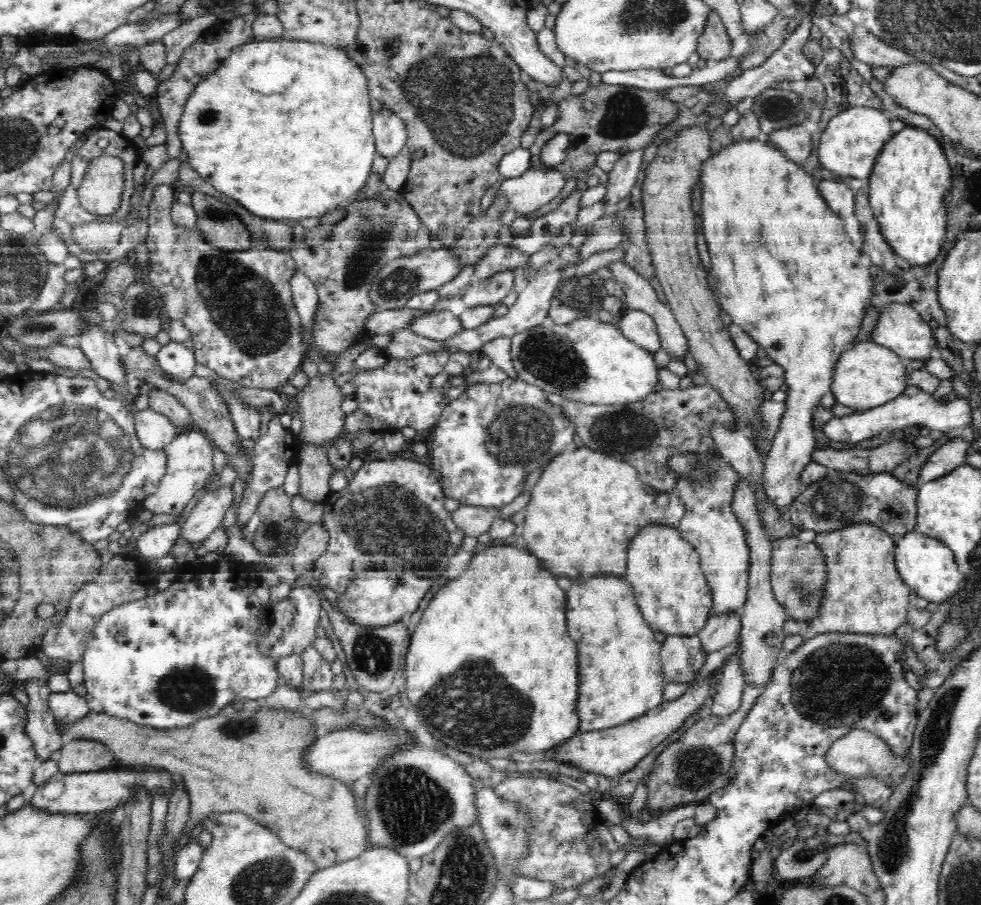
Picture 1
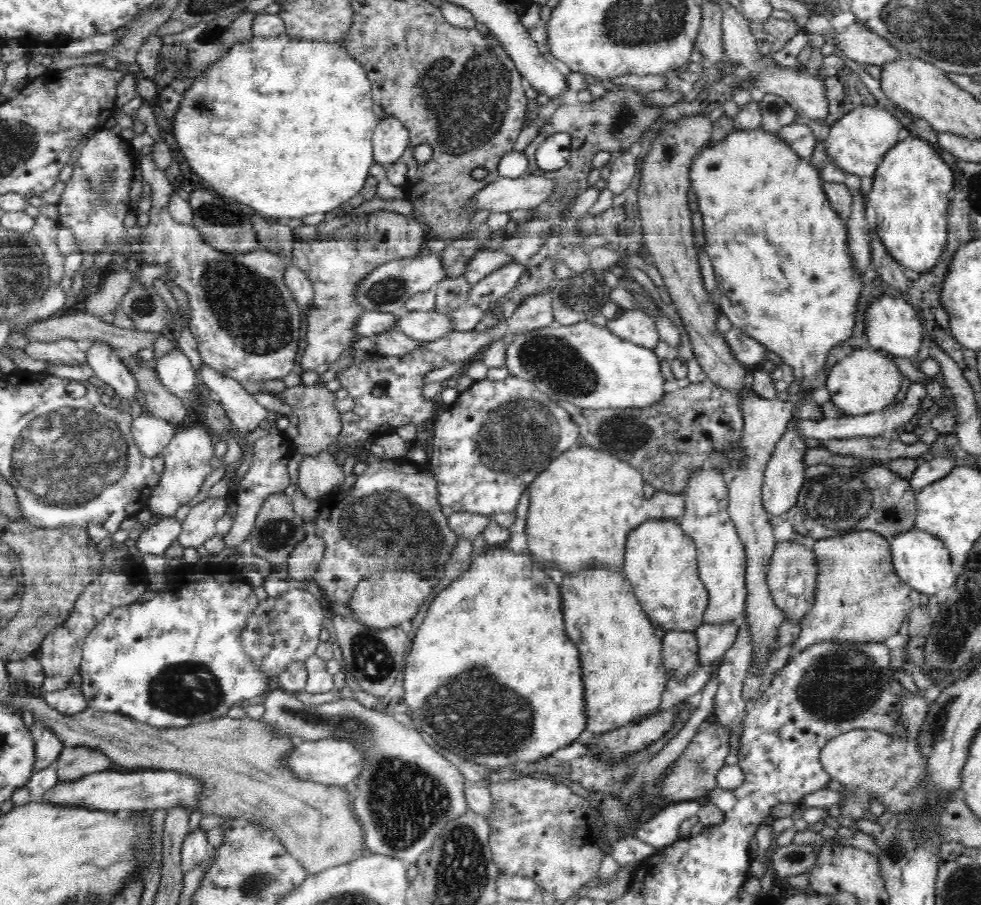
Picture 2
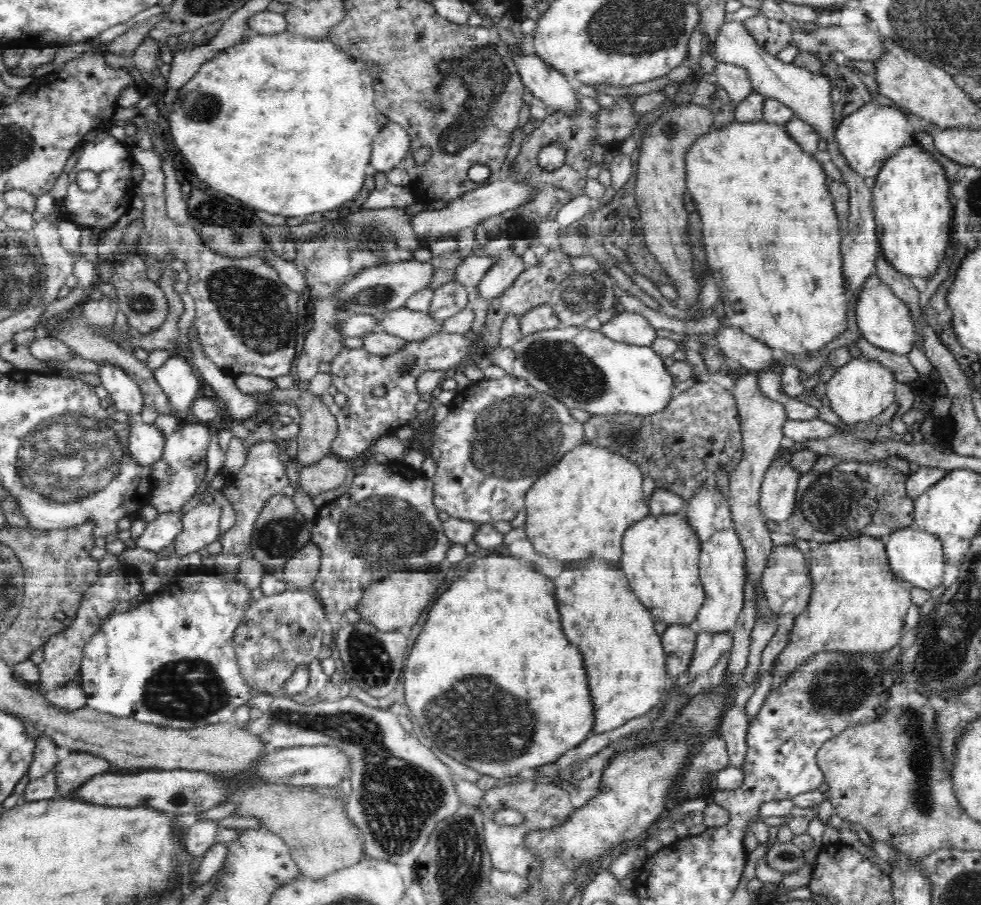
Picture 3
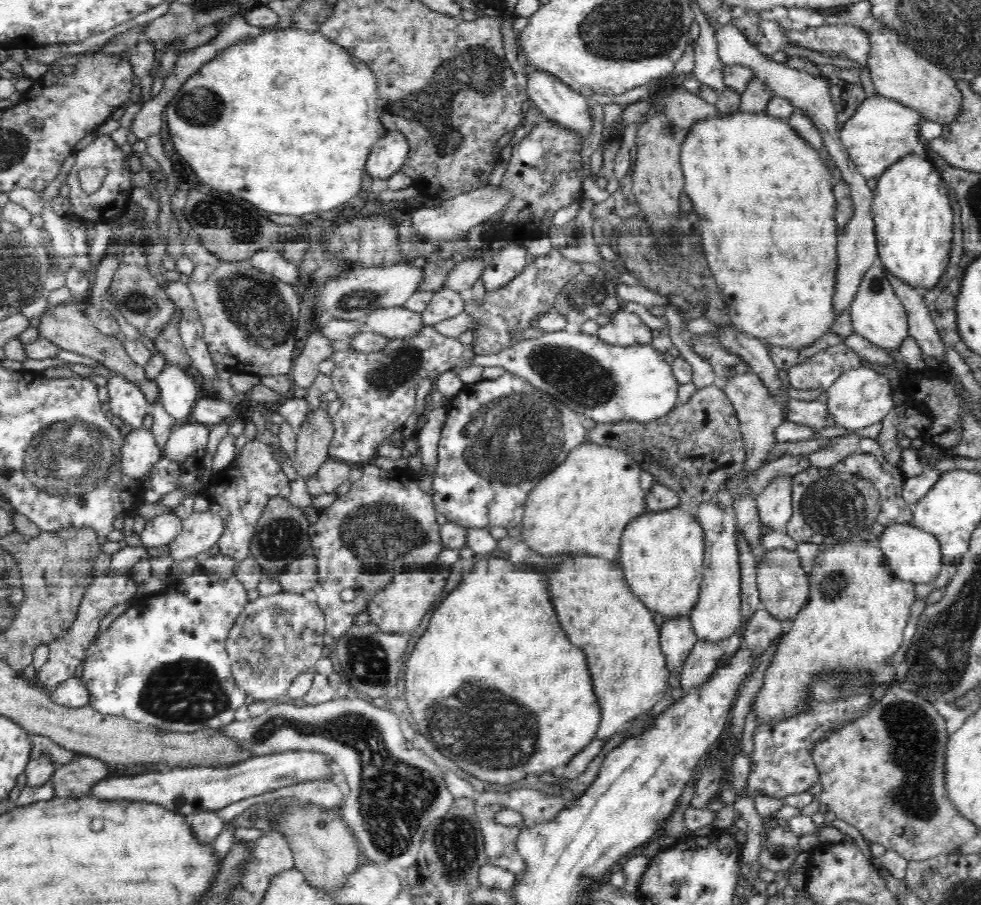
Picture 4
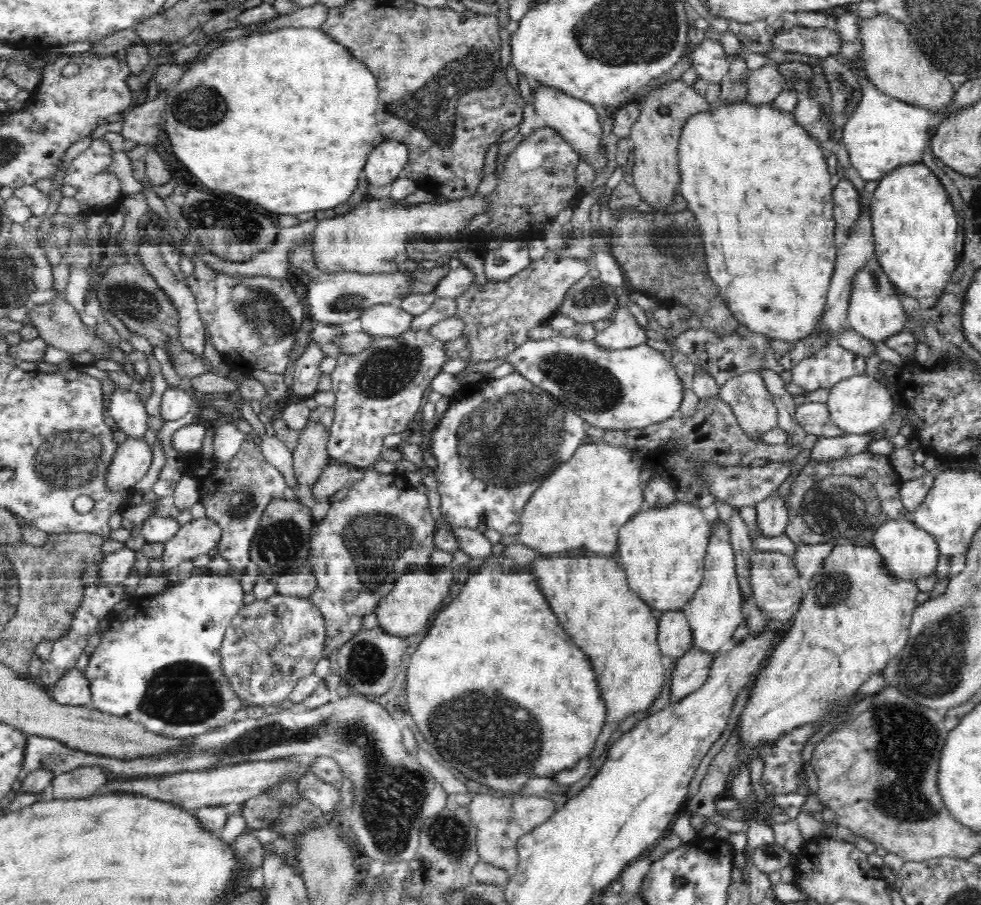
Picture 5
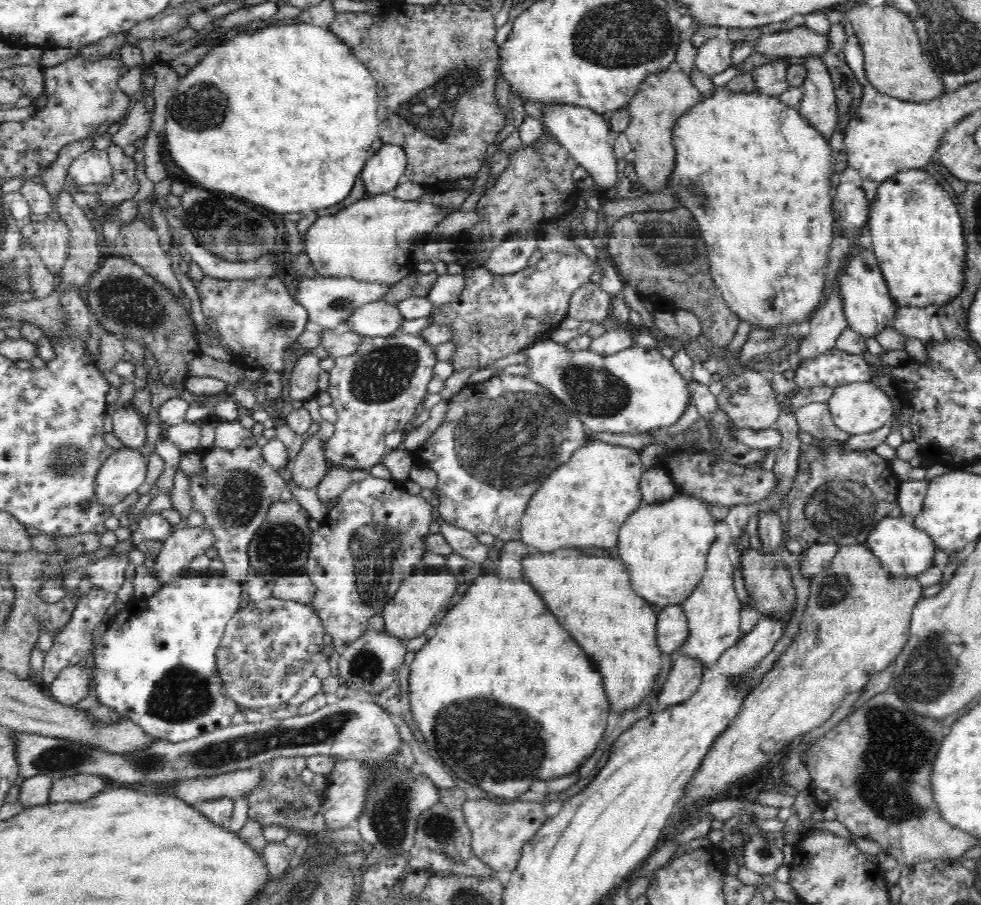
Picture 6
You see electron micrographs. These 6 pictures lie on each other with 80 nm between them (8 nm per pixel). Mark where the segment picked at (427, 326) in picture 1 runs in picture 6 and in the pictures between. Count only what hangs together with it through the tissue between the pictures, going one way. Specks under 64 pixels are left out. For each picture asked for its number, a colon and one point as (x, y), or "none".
2: (429, 326)
3: (403, 323)
4: (393, 323)
5: (383, 320)
6: (379, 319)

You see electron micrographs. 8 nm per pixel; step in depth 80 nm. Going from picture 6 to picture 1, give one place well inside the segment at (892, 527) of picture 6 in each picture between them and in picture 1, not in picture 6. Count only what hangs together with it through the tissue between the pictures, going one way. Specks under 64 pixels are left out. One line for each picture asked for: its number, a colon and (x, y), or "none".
1: (927, 565)
2: (921, 560)
3: (917, 556)
4: (913, 554)
5: (908, 552)

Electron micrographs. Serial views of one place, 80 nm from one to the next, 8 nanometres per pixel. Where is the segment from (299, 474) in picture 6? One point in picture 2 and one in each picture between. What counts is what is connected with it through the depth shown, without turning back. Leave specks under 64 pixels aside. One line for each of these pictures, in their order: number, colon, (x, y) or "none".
2: (319, 424)
3: (318, 426)
4: (313, 441)
5: (311, 456)

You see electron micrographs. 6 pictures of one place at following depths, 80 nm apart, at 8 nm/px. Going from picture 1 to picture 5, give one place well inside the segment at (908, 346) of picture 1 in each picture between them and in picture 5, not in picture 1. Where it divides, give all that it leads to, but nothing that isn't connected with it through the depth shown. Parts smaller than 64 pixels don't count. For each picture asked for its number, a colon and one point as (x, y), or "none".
2: (892, 325)
3: (884, 320)
4: (877, 314)
5: (875, 311)

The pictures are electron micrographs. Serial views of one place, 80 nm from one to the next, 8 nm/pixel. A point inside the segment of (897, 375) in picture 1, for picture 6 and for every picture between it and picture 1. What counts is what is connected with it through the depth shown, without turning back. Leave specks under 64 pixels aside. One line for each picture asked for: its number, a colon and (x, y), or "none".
2: (867, 380)
3: (862, 389)
4: (860, 397)
5: (857, 405)
6: (860, 407)

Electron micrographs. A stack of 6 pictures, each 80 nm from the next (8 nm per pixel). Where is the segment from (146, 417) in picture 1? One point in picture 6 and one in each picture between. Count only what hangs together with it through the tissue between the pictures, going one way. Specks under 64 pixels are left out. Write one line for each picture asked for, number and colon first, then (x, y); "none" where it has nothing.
2: (152, 435)
3: (146, 441)
4: (140, 452)
5: (132, 459)
6: (124, 472)

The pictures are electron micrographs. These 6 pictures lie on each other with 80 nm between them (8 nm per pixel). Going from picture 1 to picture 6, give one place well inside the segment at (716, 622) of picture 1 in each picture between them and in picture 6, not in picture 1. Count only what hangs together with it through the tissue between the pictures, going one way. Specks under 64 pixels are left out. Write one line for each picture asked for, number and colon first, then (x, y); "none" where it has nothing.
2: (714, 639)
3: (709, 647)
4: (703, 660)
5: (691, 670)
6: (684, 678)

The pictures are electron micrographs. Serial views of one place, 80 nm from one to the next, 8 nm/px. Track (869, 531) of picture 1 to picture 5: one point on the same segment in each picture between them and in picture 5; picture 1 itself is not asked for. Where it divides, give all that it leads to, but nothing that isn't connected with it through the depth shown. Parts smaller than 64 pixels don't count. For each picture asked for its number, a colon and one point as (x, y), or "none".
2: (860, 597)
3: (858, 605)
4: (857, 609)
5: (855, 617)

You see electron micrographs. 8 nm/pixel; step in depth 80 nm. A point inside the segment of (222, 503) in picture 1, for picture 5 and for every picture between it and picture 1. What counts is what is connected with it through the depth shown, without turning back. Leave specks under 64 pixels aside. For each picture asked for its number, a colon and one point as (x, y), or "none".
2: (199, 525)
3: (201, 525)
4: (200, 531)
5: (196, 537)

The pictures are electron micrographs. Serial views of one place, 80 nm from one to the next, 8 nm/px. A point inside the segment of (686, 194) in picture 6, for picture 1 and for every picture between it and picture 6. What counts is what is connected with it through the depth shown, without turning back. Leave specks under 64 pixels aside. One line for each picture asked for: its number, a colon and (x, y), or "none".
1: (783, 267)
2: (785, 276)
3: (771, 236)
4: (763, 196)
5: (776, 281)

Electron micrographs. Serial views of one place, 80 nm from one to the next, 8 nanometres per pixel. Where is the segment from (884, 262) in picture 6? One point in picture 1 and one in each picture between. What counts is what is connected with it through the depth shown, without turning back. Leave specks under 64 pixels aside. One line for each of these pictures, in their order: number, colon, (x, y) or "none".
1: (907, 189)
2: (910, 191)
3: (911, 198)
4: (911, 209)
5: (915, 228)

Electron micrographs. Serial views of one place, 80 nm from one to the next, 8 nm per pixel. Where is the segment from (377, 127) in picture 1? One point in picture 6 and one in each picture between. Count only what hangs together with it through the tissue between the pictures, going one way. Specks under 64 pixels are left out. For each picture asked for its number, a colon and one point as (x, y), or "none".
2: (391, 138)
3: (391, 144)
4: (387, 156)
5: (385, 163)
6: (384, 170)

